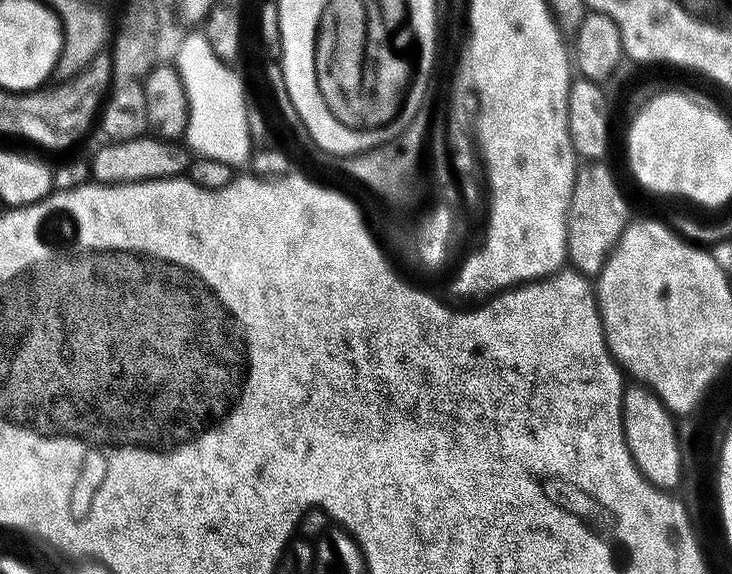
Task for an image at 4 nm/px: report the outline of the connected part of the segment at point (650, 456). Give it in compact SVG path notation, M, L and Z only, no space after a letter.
M628 386L624 389L624 437L626 446L638 466L638 470L647 478L649 484L661 490L676 490L682 484L686 465L681 456L681 433L676 433L673 413L654 393L643 386Z

